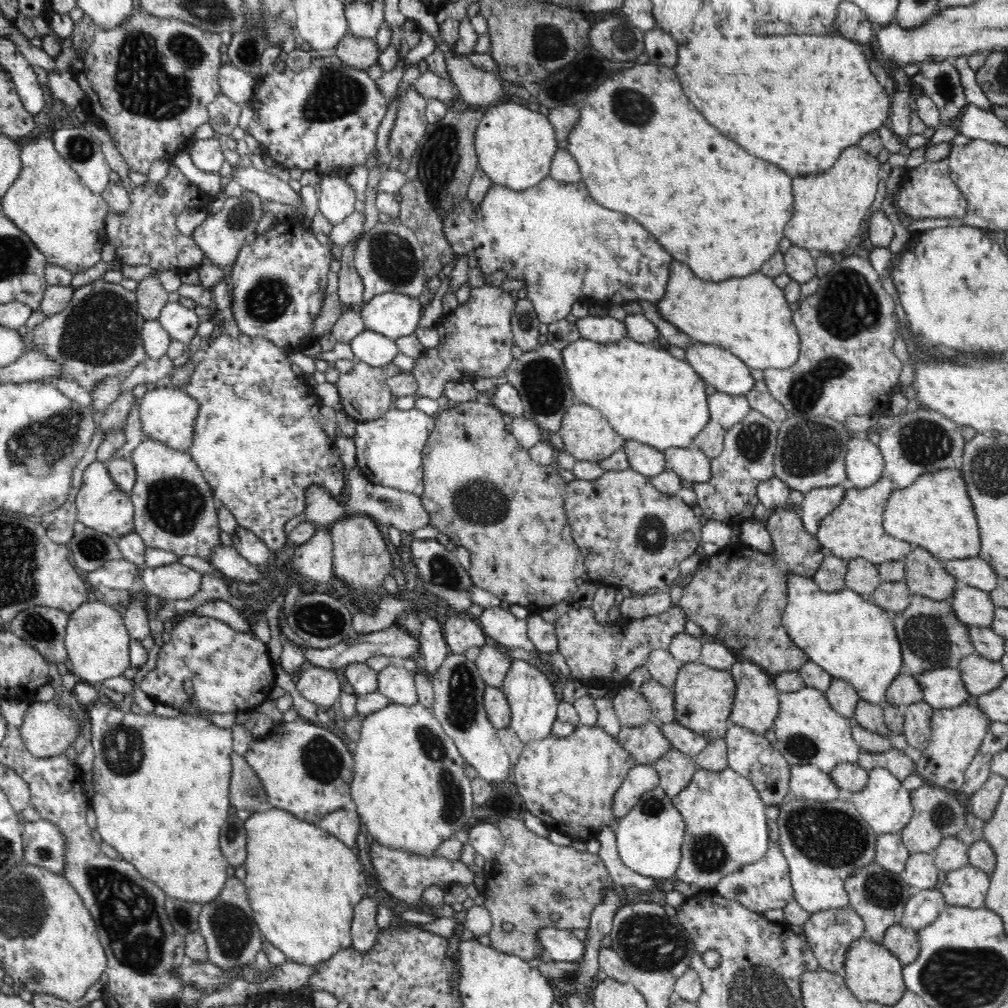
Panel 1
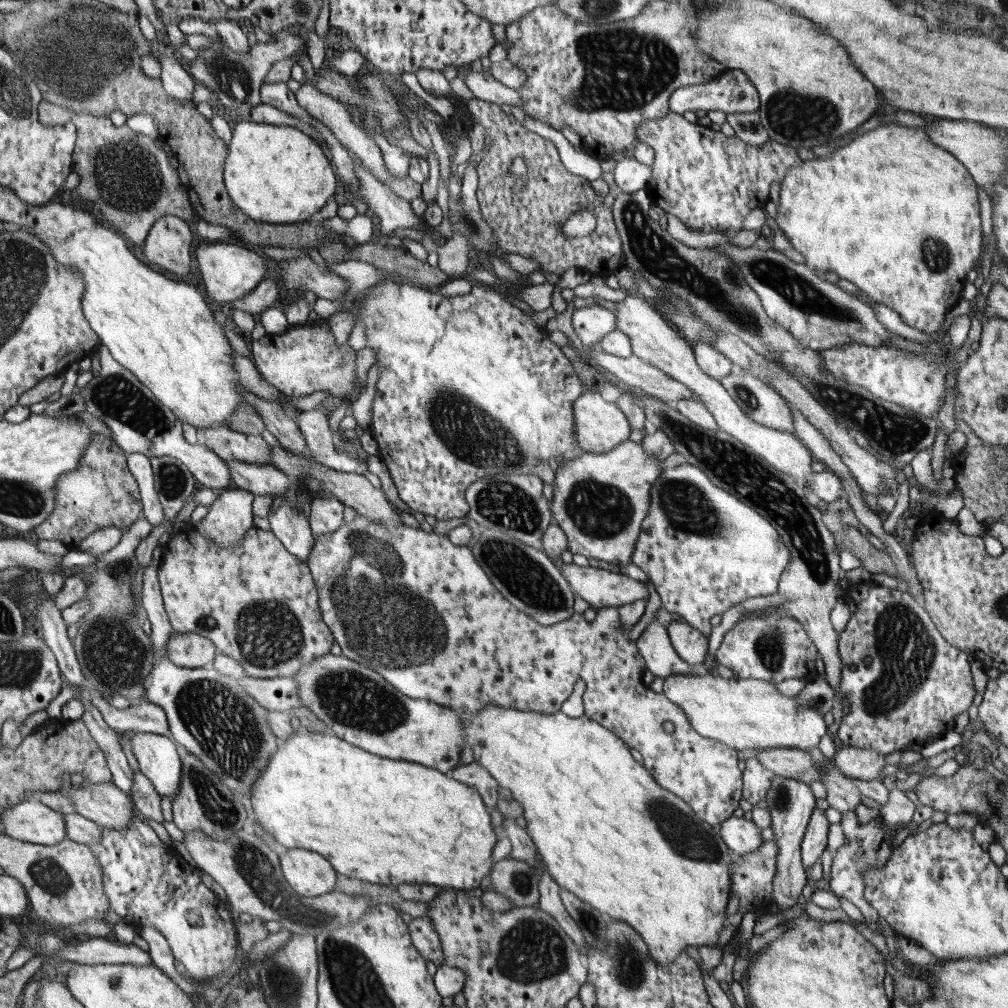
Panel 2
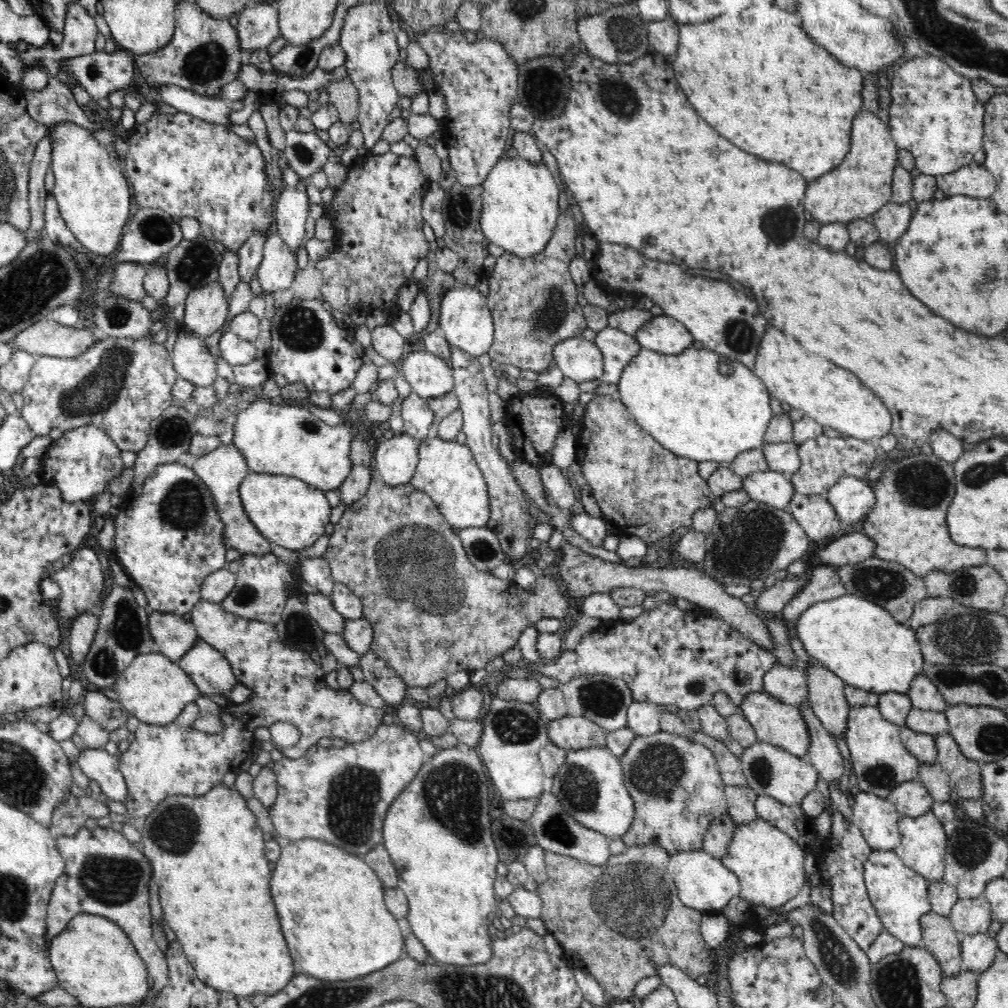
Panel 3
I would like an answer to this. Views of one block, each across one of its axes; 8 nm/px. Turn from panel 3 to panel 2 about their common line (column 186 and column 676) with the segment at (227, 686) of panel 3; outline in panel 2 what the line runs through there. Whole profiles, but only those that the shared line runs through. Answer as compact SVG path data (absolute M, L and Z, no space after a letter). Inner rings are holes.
M659 622L647 624L645 632L635 640L639 654L645 660L645 666L651 674L663 678L669 678L673 674L699 674L703 668L691 666L685 660L681 660L671 646L667 630Z

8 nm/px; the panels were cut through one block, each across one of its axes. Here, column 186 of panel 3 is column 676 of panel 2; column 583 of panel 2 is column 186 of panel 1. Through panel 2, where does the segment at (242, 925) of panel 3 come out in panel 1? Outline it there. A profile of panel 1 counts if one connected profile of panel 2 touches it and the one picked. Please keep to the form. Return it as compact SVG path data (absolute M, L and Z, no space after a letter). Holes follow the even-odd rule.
M94 704L88 710L92 722L92 744L96 750L94 776L96 796L90 800L98 818L98 832L104 842L120 852L120 858L134 864L138 872L160 886L170 898L190 904L214 902L232 868L220 850L220 832L230 820L230 780L234 730L220 728L200 716L182 714L178 718L156 718L154 714L124 714L108 706Z

